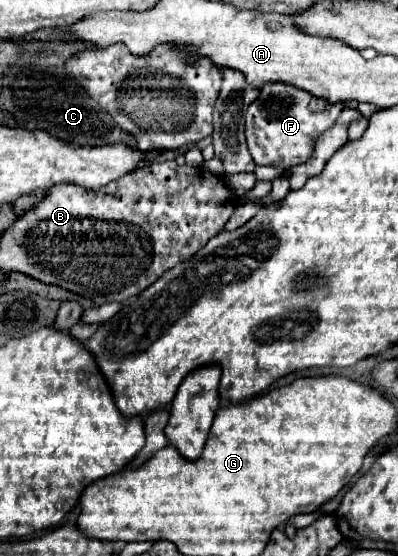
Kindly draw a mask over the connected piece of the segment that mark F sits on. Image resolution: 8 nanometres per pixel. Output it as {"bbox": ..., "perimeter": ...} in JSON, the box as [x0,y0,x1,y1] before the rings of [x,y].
{"bbox":[246,83,344,171],"perimeter":[[[266,83],[260,89],[258,99],[254,99],[246,111],[246,141],[248,141],[248,151],[254,159],[254,163],[276,167],[282,171],[288,171],[294,165],[306,163],[314,153],[316,141],[320,139],[320,135],[324,131],[334,127],[342,109],[344,109],[344,103],[328,103],[328,101],[308,95],[308,91],[300,91],[298,87],[292,87],[288,83]]]}

